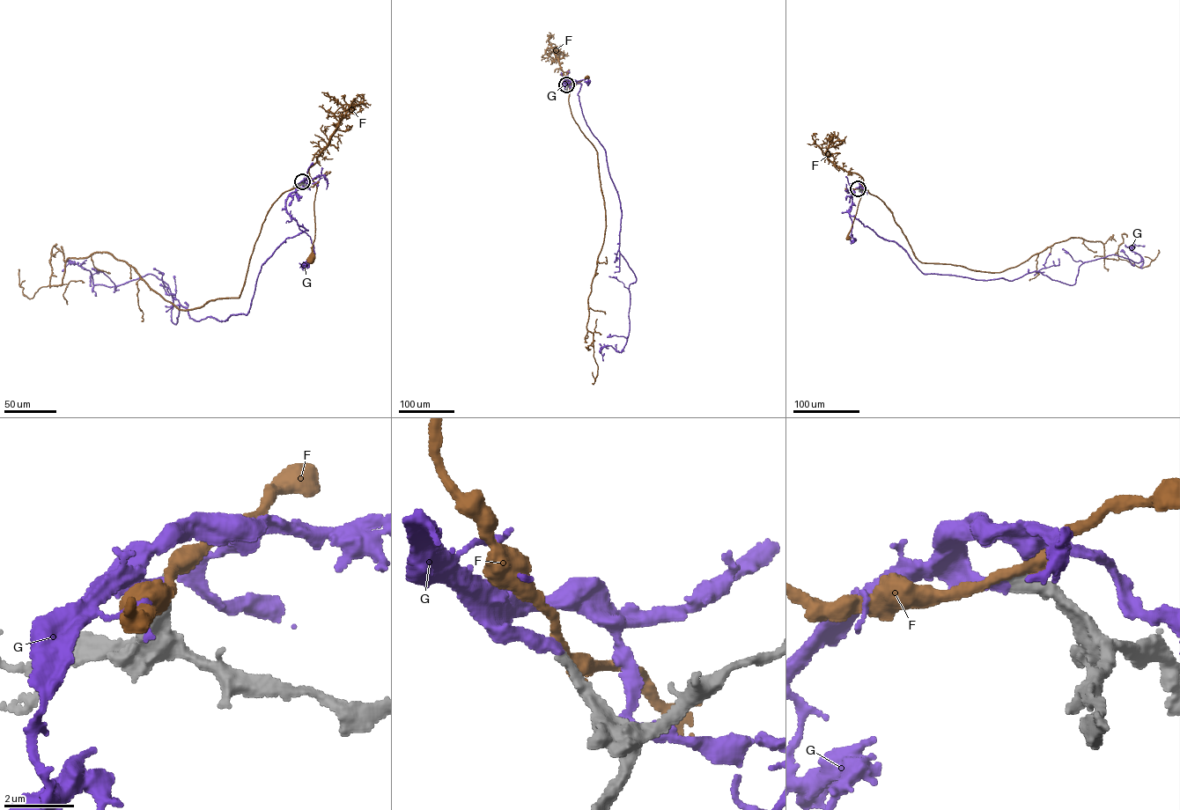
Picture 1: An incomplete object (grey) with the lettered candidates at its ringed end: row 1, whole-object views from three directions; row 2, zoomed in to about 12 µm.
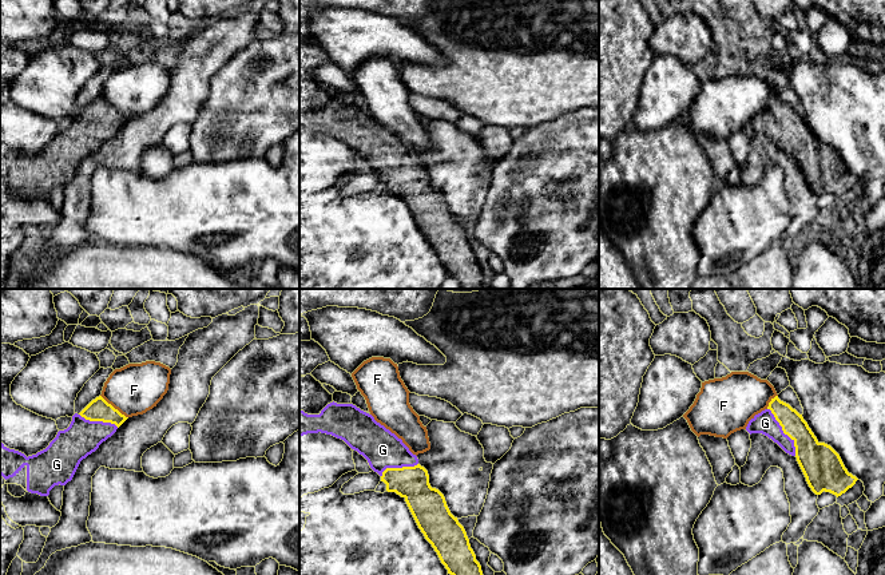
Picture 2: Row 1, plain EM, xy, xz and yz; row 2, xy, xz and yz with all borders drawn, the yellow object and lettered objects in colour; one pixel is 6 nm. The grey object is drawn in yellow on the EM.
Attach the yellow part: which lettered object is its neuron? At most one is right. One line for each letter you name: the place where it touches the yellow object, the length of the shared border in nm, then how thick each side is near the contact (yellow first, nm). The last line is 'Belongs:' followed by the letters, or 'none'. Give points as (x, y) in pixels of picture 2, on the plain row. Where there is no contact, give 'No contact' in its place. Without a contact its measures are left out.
G: Touches yellow at yz (784, 133). Shared border 340 nm. Thickness 220 nm (yellow) against 140 nm
Belongs: G

